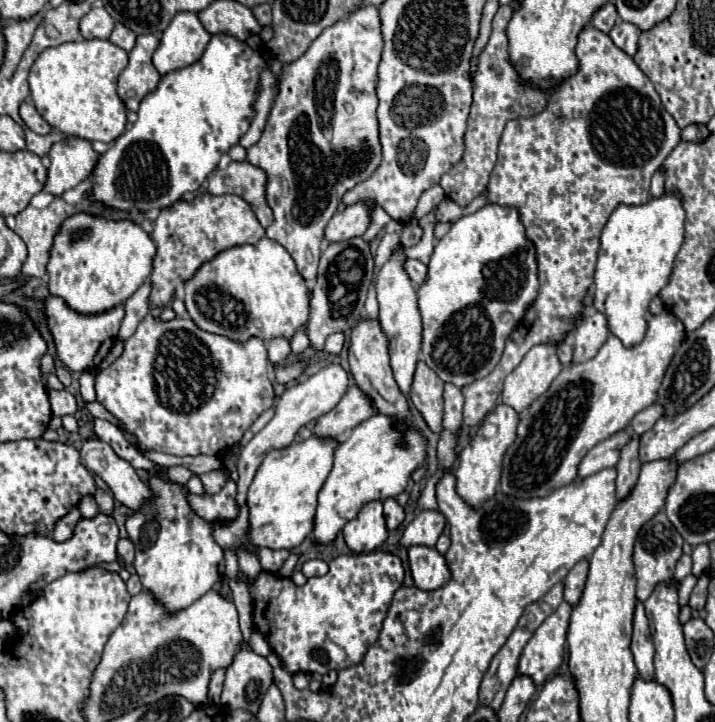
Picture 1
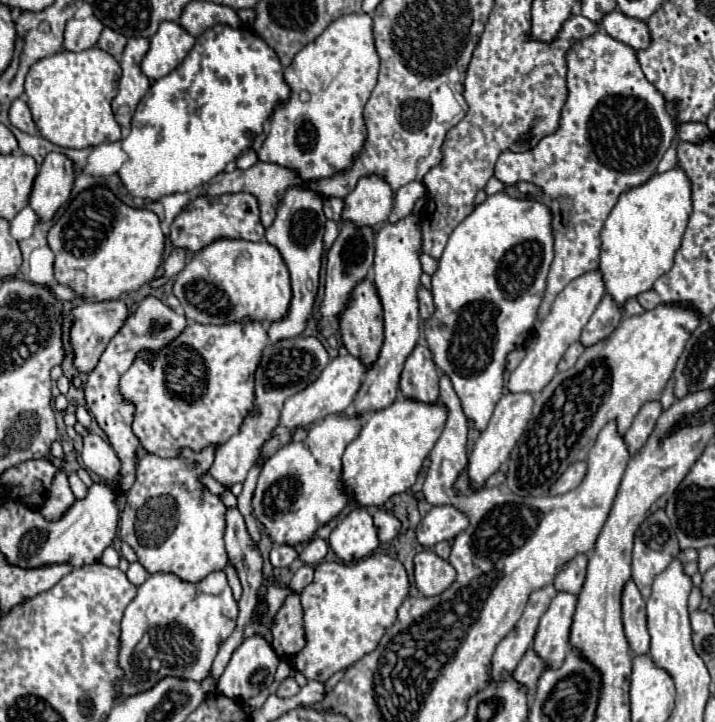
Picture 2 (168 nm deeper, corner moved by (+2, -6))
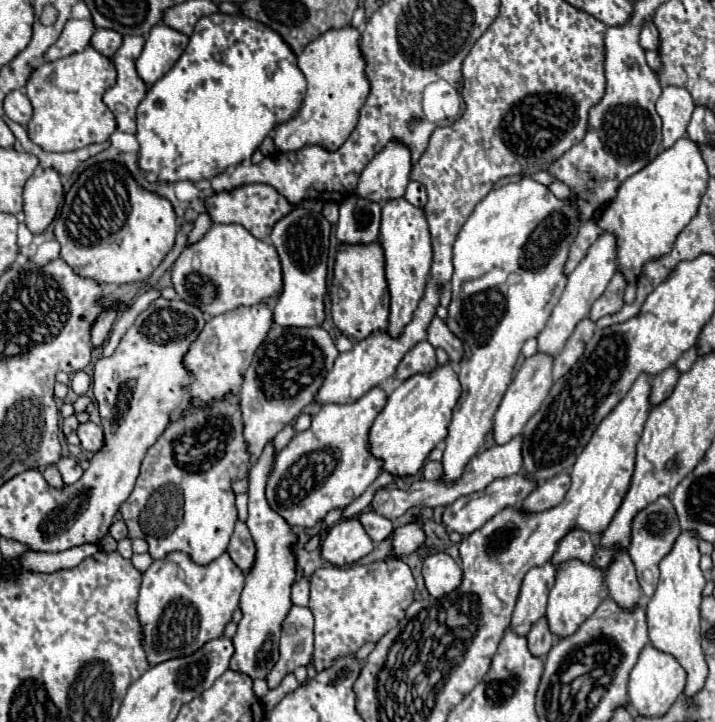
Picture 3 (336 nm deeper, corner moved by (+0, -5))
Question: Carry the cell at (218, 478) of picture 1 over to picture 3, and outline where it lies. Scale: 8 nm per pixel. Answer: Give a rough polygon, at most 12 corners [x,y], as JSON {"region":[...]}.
{"region":[[272,325],[240,387],[250,463],[312,401],[338,349]]}

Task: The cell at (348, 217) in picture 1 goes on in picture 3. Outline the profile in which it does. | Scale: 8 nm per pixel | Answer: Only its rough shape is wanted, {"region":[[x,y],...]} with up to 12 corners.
{"region":[[392,141],[366,165],[354,193],[400,199],[410,151]]}

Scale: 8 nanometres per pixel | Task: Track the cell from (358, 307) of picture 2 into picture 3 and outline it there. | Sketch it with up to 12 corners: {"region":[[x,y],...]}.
{"region":[[340,245],[334,325],[358,343],[388,329],[382,247]]}

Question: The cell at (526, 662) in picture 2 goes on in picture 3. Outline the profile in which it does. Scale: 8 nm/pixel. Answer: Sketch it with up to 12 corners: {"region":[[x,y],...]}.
{"region":[[542,617],[528,633],[528,649],[544,659],[554,645]]}

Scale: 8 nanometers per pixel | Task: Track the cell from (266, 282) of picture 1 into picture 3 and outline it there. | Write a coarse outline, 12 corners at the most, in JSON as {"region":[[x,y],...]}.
{"region":[[214,223],[172,267],[208,315],[276,301],[276,249]]}

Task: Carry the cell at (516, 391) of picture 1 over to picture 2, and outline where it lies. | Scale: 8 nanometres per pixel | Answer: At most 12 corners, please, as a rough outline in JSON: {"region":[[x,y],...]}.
{"region":[[602,272],[574,278],[508,378],[536,394],[606,294]]}

